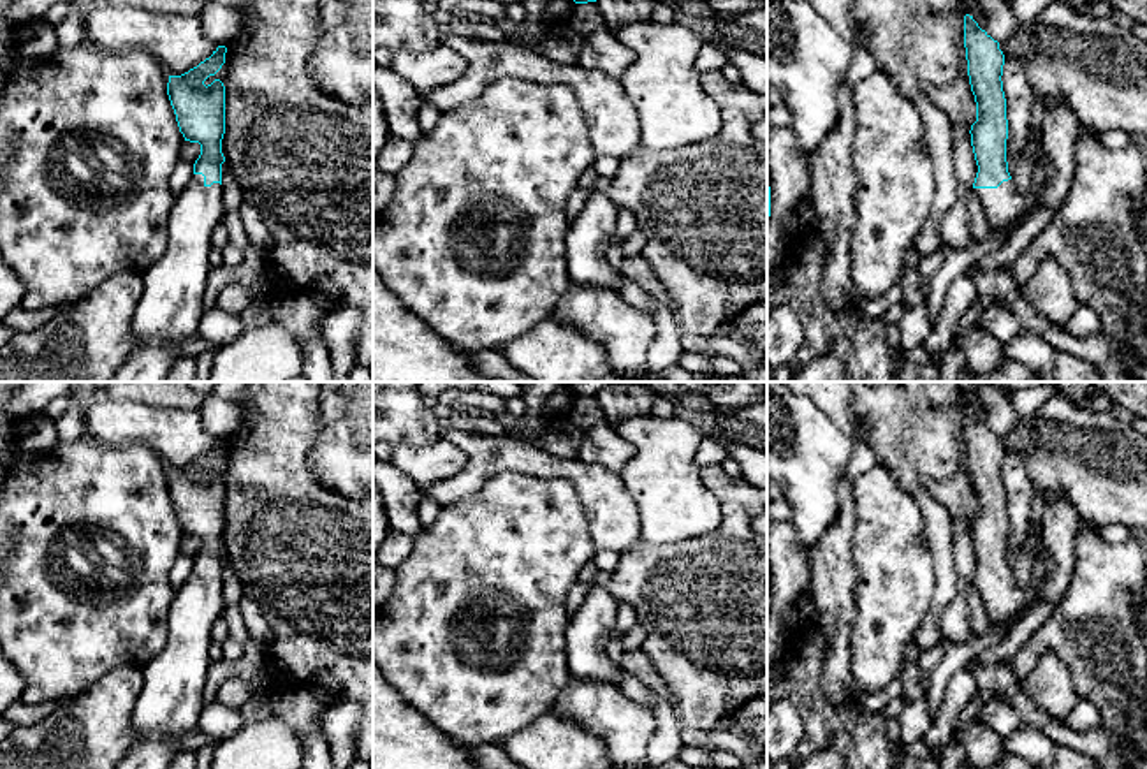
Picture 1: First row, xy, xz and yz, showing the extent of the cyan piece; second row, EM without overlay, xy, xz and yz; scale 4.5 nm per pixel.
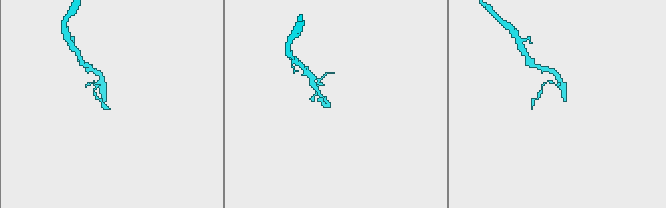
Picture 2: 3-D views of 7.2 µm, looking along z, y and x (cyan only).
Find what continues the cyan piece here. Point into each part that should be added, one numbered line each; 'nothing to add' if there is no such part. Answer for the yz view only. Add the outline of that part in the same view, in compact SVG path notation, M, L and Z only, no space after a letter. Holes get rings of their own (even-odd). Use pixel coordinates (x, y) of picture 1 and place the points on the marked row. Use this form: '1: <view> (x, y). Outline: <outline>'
1: yz (1005, 205). Outline: M1052 99L1043 118L1041 162L1047 174L1041 195L1033 201L1012 179L997 188L975 188L990 232L1024 222L1038 209L1057 209L1066 201L1077 172L1075 146L1084 132L1091 130L1082 127L1064 100Z

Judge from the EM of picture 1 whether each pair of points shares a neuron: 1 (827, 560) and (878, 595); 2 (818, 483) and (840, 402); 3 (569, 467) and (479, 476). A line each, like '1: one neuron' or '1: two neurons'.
1: two neurons
2: two neurons
3: one neuron

